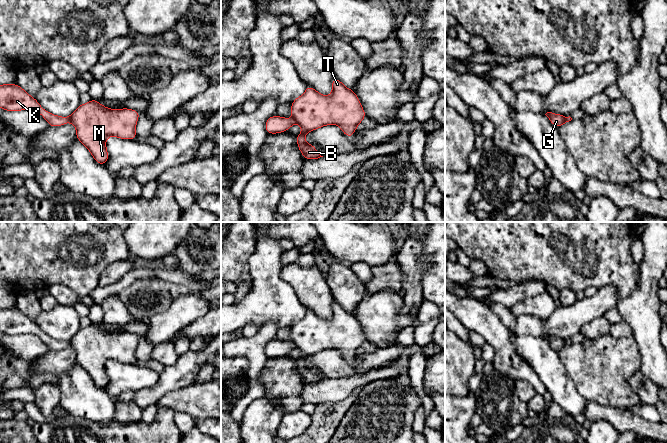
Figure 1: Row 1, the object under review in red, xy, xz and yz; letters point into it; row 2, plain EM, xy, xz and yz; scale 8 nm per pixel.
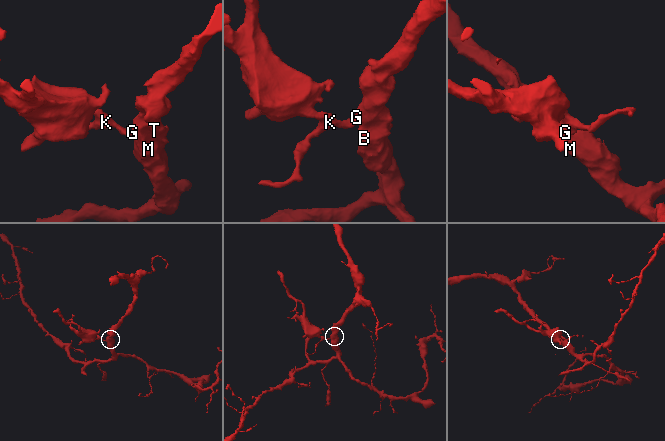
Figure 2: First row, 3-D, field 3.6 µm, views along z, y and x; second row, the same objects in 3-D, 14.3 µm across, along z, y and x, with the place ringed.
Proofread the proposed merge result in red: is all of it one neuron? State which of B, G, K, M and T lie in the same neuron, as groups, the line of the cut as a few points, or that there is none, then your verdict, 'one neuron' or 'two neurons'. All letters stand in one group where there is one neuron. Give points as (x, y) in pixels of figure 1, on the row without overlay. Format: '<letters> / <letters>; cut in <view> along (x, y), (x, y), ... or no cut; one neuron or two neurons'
B G M T / K; cut in xy along (68, 341), (70, 345); two neurons

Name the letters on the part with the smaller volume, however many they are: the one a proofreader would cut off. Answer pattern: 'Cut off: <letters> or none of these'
Cut off: K

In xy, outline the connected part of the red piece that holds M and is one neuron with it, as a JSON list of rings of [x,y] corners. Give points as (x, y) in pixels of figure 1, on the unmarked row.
[[[92,323],[86,328],[80,328],[69,342],[76,352],[76,362],[90,375],[99,389],[105,389],[109,383],[106,363],[115,360],[135,364],[140,338],[128,332],[109,333]]]

